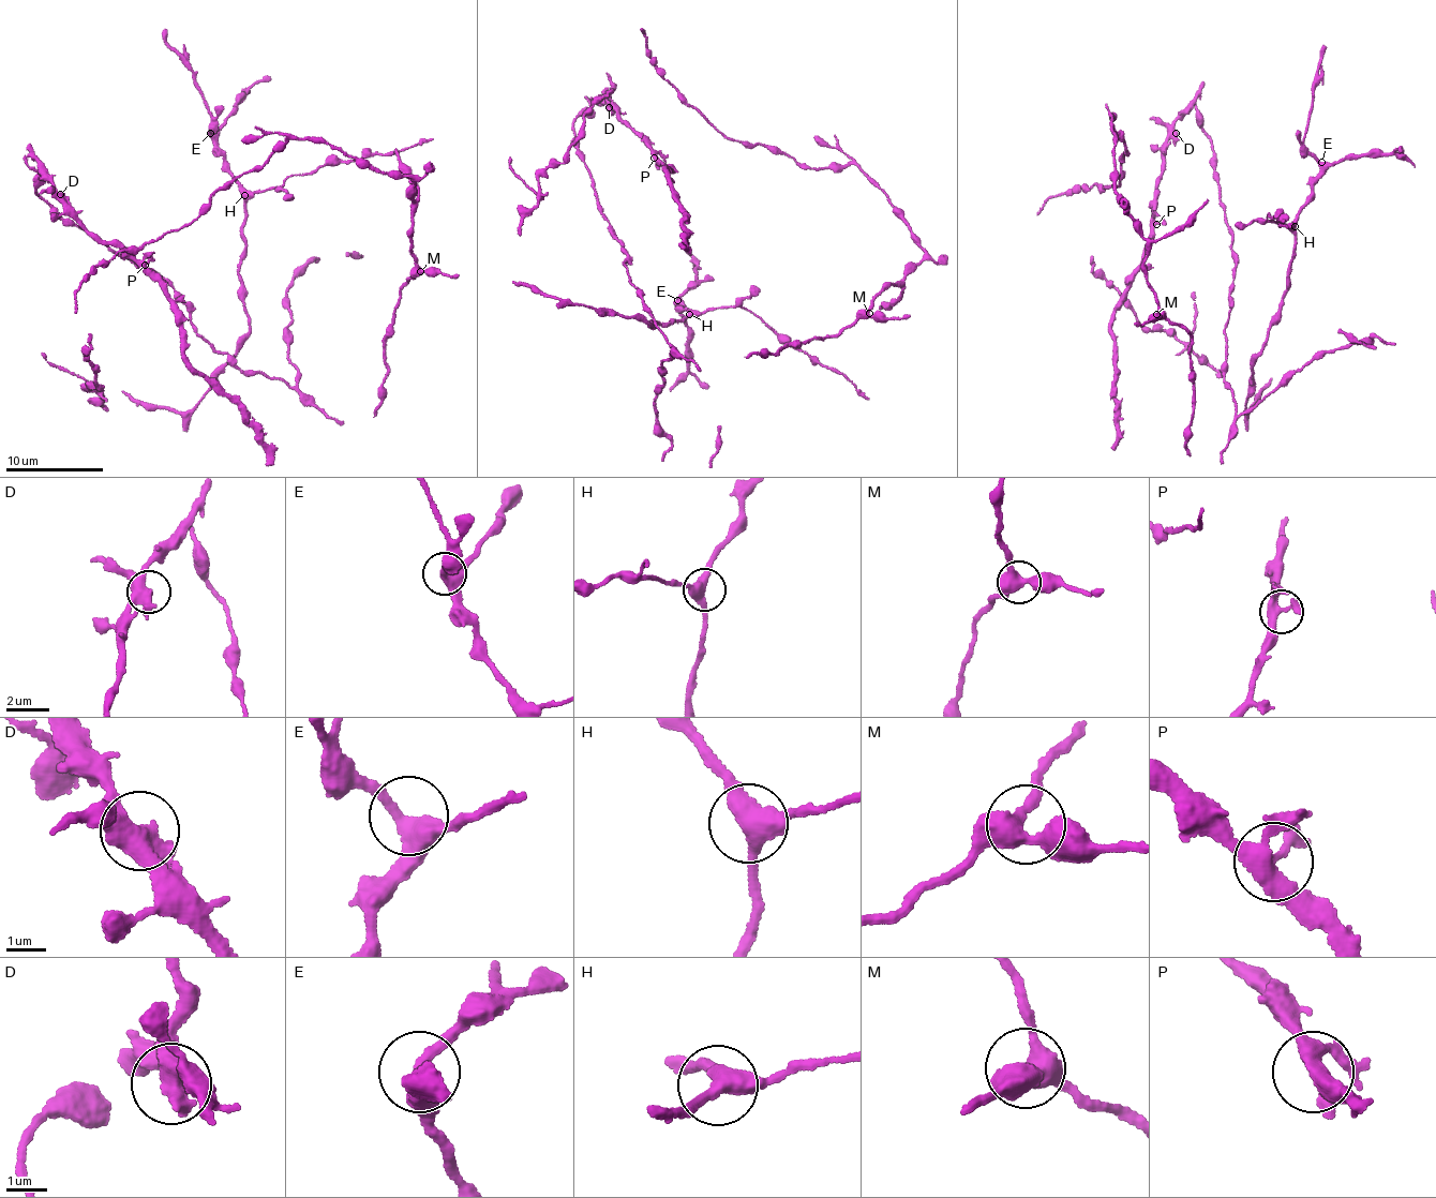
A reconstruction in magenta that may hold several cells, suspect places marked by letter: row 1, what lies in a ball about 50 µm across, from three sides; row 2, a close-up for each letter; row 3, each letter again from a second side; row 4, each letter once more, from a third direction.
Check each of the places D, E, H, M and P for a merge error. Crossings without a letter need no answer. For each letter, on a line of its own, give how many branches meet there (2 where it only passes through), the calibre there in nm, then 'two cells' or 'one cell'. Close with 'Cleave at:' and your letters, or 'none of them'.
D: 4 branches meet; 440 nm thick; one cell
E: 3 branches meet; 360 nm thick; one cell
H: 3 branches meet; 420 nm thick; one cell
M: 3 branches meet; 400 nm thick; one cell
P: 4 branches meet; 360 nm thick; one cell
Cleave at: none of them

